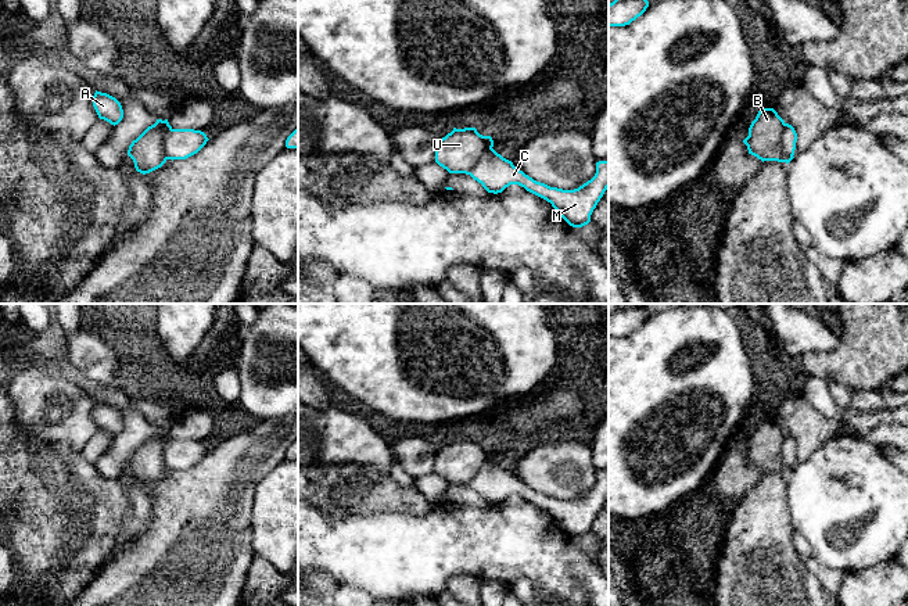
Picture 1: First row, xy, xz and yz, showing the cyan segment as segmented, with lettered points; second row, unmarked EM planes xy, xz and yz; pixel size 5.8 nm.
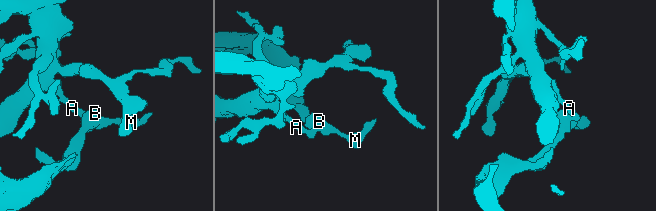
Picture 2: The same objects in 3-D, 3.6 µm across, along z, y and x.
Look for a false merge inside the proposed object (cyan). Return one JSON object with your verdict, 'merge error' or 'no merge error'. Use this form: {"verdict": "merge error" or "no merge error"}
{"verdict": "merge error"}

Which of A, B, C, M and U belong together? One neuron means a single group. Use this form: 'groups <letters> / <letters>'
groups A C M / B U

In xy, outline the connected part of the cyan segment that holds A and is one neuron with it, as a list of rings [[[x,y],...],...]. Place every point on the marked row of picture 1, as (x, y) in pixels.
[[[96,90],[93,96],[93,107],[100,119],[104,119],[114,126],[118,125],[123,118],[121,103],[107,93]]]

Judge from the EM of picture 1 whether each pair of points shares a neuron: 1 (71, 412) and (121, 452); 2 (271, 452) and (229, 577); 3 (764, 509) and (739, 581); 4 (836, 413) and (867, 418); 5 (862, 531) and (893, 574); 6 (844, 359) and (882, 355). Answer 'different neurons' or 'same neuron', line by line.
1: different neurons
2: same neuron
3: same neuron
4: same neuron
5: different neurons
6: same neuron

